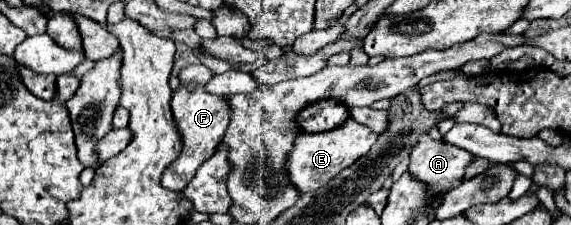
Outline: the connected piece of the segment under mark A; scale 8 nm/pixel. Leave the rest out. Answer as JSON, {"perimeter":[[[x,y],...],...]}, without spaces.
{"perimeter":[[[422,133],[420,141],[410,153],[408,171],[422,179],[430,191],[444,195],[458,185],[464,175],[464,167],[472,163],[472,155],[446,141],[434,141],[428,133]]]}

